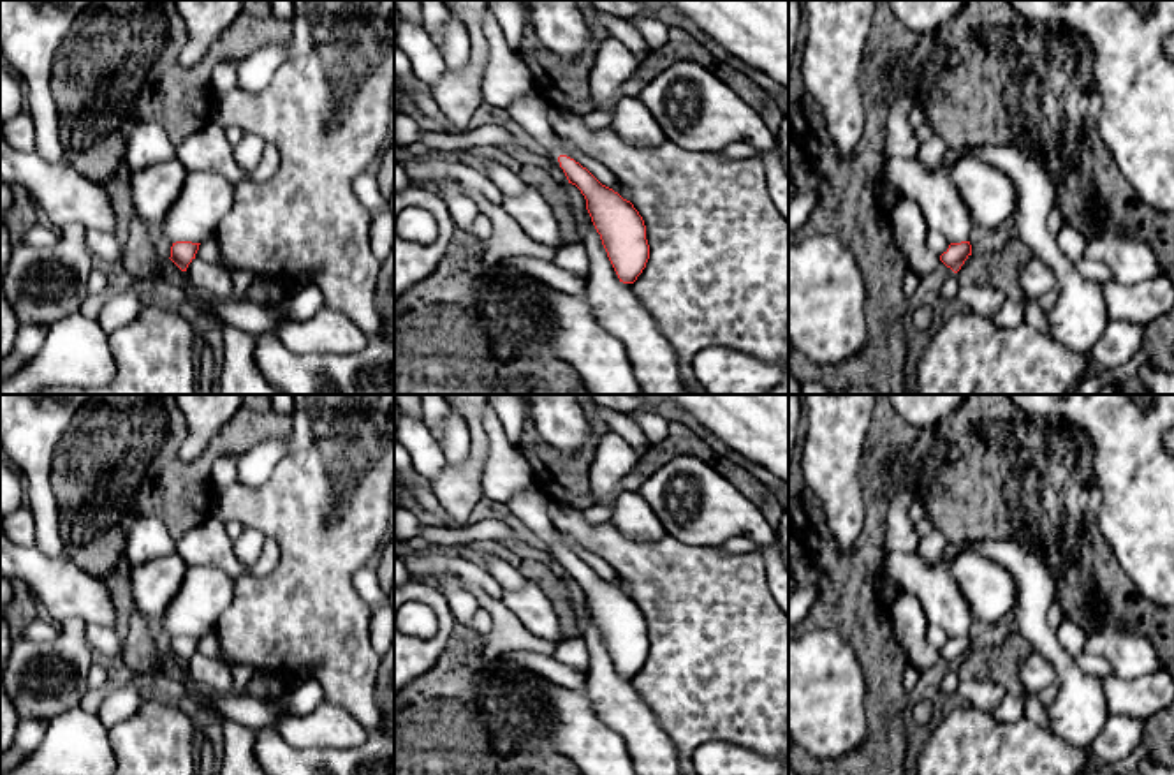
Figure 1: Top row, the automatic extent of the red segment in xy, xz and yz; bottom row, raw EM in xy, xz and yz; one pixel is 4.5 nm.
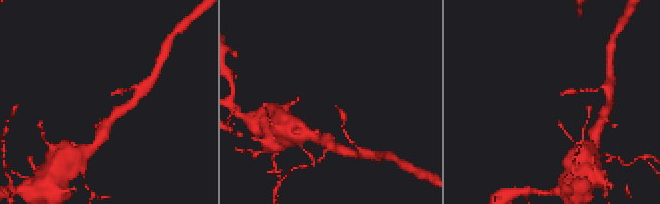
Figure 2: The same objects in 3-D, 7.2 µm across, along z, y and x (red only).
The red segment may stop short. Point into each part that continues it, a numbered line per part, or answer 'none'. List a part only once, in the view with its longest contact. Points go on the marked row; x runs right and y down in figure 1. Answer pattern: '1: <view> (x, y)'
1: xz (530, 111)

